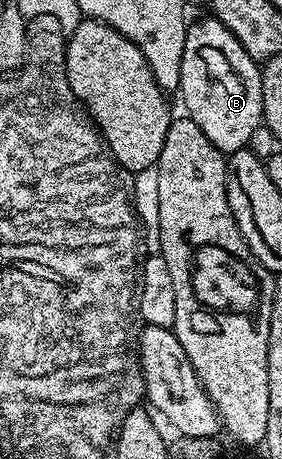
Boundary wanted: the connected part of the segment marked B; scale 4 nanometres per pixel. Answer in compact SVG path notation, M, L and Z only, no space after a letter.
M207 18L189 25L184 38L184 58L180 62L180 82L178 83L182 100L186 103L185 115L208 134L208 142L216 146L223 154L229 154L249 145L252 134L263 127L262 122L262 70L259 61L253 60L244 50L244 46L224 26L224 22Z

